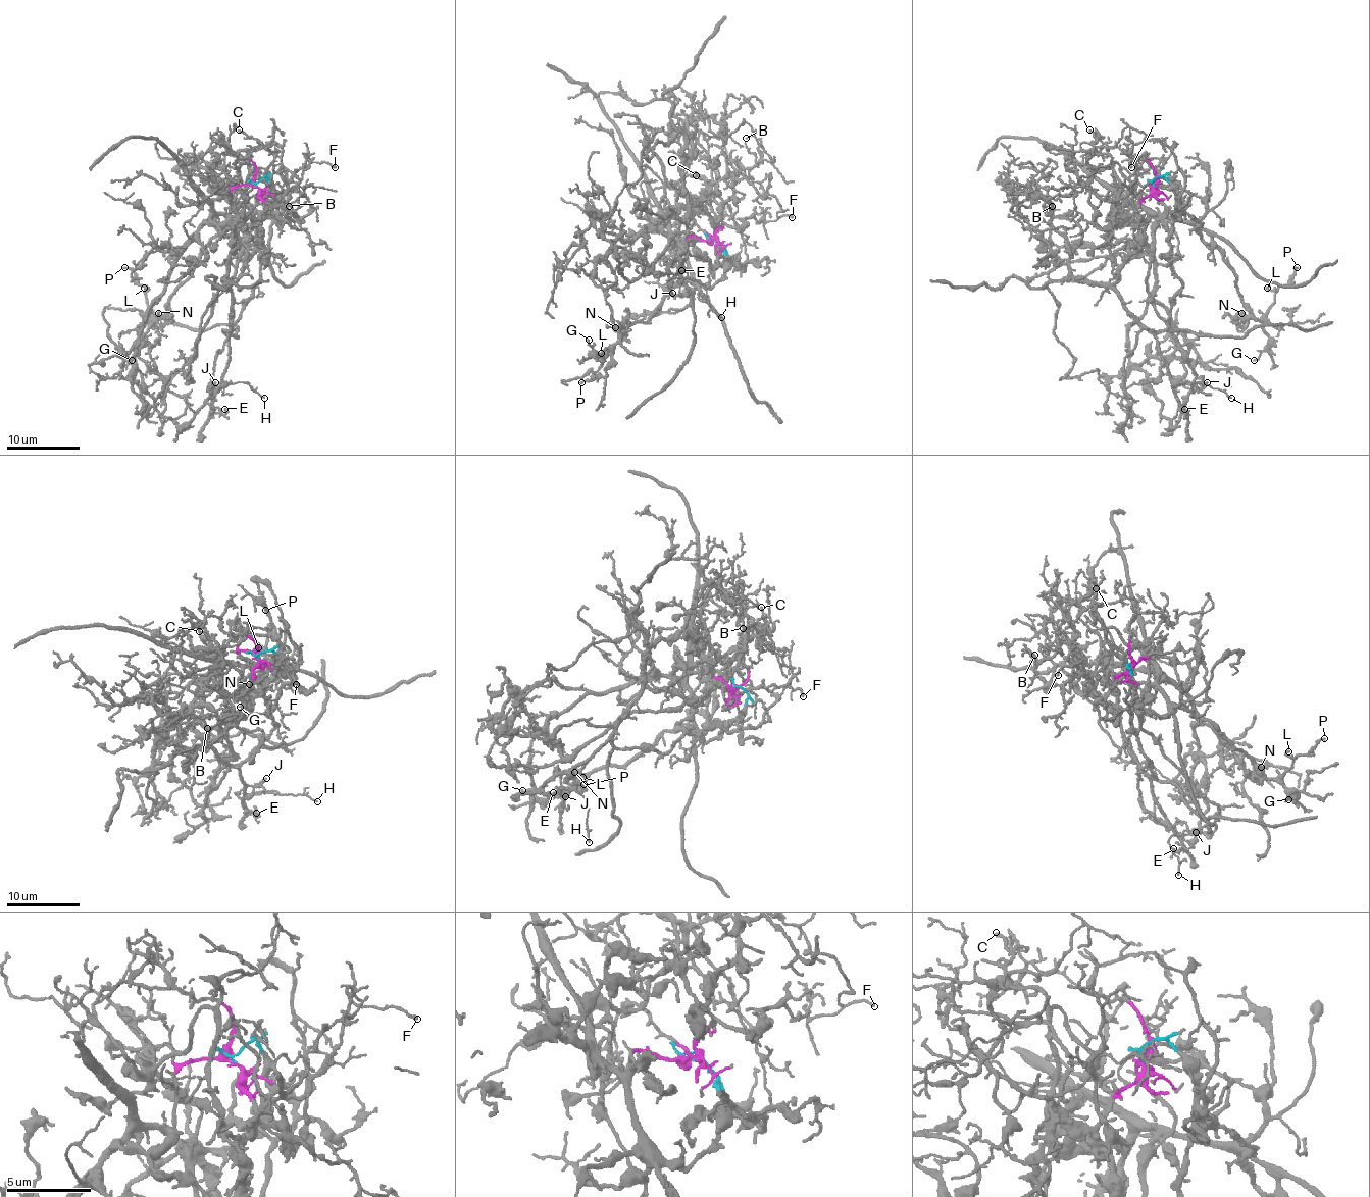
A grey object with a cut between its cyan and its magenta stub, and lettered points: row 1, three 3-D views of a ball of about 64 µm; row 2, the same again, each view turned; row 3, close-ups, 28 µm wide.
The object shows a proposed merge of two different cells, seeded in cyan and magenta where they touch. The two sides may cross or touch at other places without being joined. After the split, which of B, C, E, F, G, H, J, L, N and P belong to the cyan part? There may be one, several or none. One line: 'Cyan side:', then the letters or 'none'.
Cyan side: G, L, N, P

